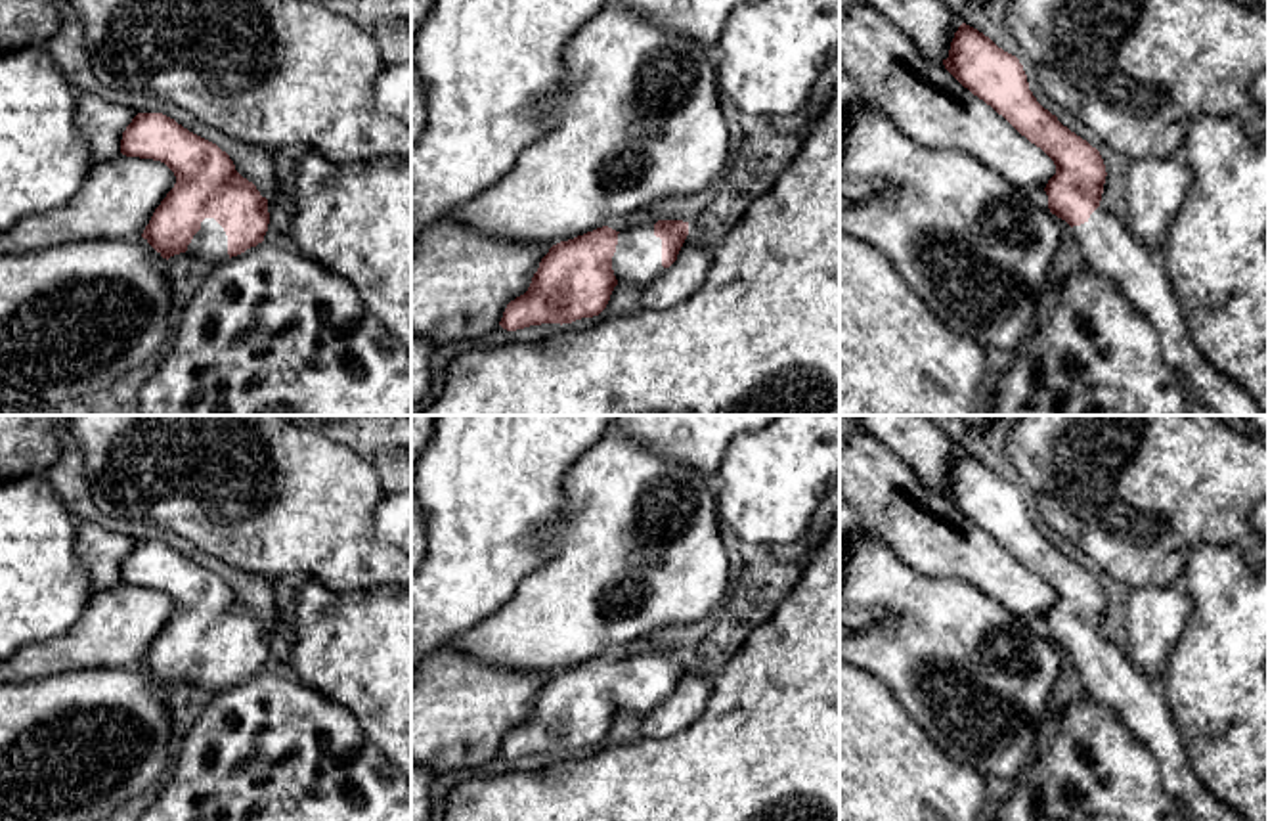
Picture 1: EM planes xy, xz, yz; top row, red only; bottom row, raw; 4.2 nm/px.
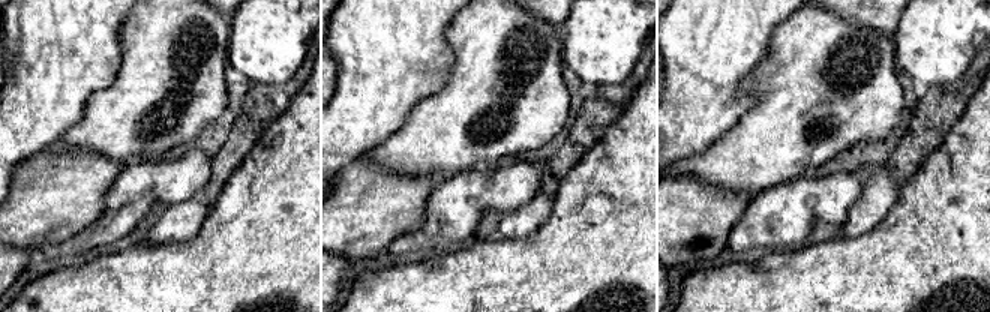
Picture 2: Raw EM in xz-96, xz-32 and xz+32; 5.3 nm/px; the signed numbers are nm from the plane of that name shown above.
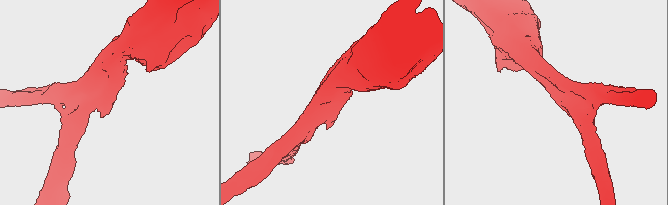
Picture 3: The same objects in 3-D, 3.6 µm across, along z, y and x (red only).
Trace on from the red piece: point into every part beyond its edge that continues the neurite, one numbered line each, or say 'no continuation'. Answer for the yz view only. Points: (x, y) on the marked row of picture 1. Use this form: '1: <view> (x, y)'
1: yz (1106, 244)

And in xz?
1: xz (637, 261)

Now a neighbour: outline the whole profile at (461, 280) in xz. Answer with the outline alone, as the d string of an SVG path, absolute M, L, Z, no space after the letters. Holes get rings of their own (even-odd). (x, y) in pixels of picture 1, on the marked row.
M448 218L411 241L411 406L428 394L432 354L451 341L478 339L497 327L507 304L528 291L549 249L495 239Z

